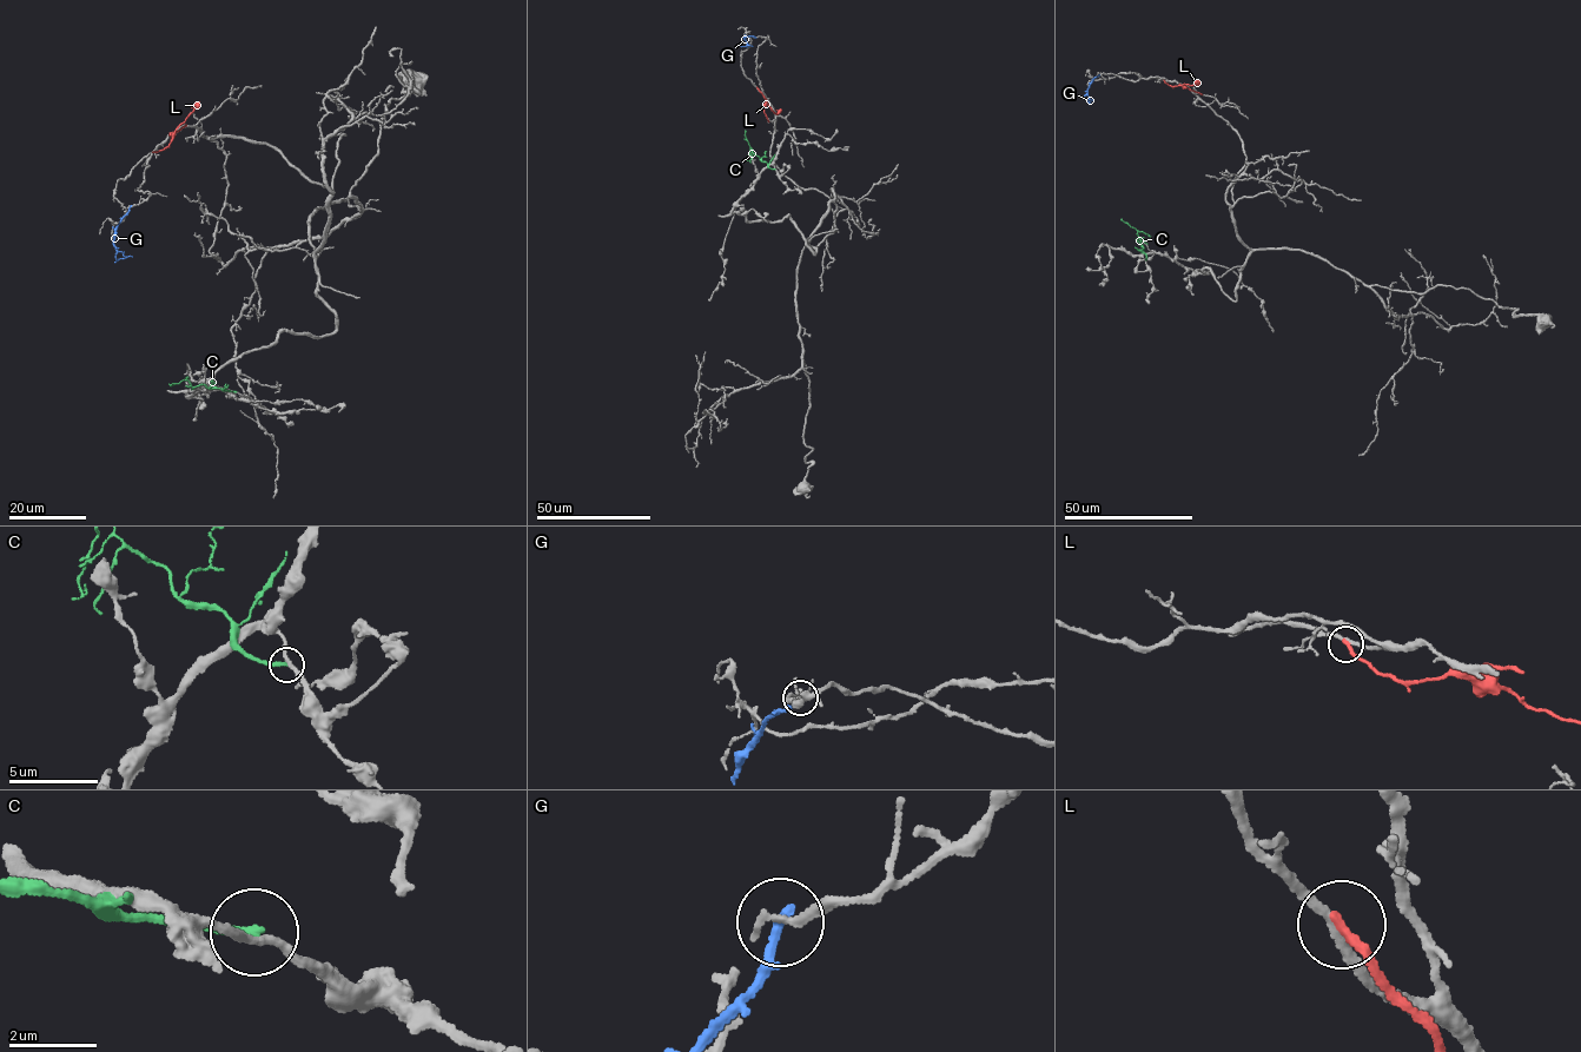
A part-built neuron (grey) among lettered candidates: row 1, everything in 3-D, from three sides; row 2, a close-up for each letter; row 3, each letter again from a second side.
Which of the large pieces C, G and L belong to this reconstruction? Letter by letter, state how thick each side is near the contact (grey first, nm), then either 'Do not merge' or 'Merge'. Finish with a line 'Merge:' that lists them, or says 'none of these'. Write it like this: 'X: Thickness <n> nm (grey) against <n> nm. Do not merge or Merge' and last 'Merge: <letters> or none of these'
C: Thickness 190 nm (grey) against 220 nm. Do not merge
G: Thickness 240 nm (grey) against 240 nm. Do not merge
L: Thickness 200 nm (grey) against 240 nm. Do not merge
Merge: none of these

